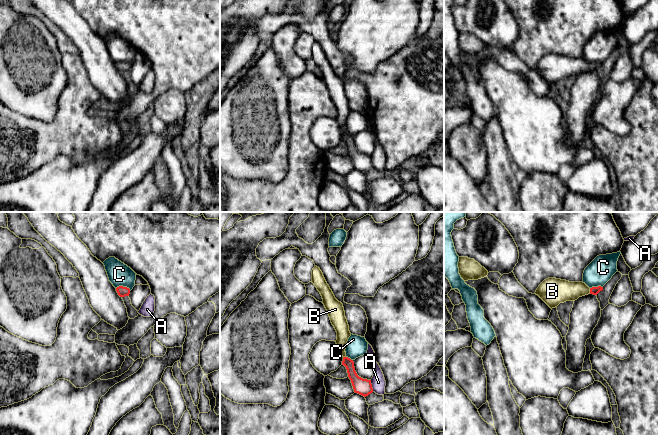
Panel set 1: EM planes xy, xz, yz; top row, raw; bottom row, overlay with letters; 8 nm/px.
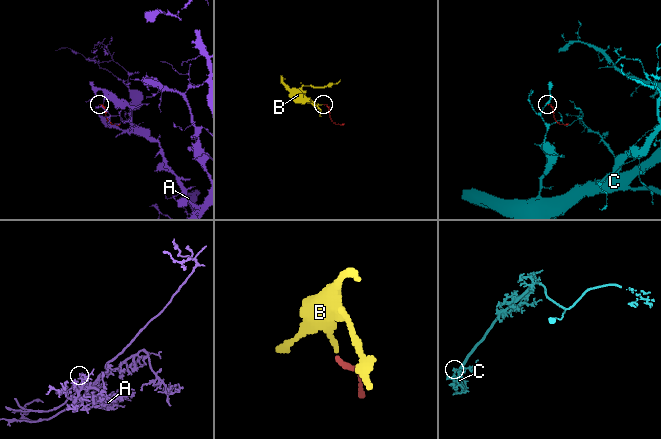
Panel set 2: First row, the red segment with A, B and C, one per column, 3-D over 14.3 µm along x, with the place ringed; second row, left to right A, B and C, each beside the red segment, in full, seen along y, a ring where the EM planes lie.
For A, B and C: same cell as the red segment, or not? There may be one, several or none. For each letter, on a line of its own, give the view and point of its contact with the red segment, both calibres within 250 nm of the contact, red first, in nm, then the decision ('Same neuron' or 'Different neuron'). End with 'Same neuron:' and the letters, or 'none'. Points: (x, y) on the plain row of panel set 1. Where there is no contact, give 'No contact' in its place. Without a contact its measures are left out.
A: Touches red at xz (371, 162). Thickness 130 nm (red) against 120 nm. Different neuron
B: Touches red at yz (590, 67). Thickness 60 nm (red) against 190 nm. Same neuron
C: Touches red at xy (122, 62). Thickness 80 nm (red) against 190 nm. Different neuron
Same neuron: B

